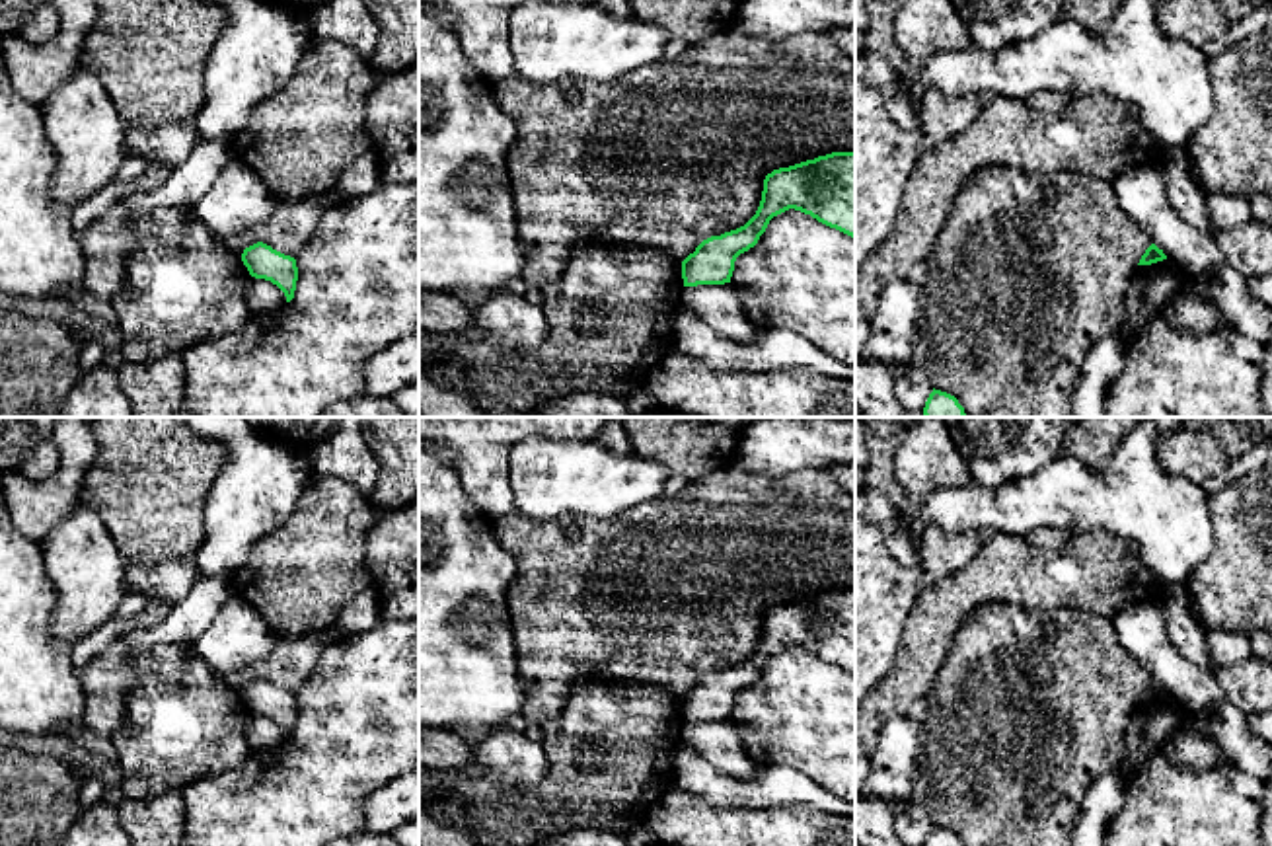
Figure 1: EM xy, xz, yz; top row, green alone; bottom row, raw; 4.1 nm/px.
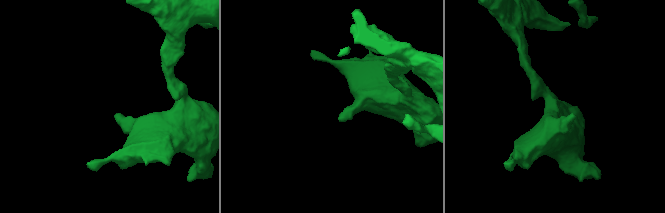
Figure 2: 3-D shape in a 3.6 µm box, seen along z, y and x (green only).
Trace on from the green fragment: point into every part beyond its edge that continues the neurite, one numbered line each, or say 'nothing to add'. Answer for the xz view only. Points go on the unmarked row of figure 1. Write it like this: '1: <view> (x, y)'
nothing to add

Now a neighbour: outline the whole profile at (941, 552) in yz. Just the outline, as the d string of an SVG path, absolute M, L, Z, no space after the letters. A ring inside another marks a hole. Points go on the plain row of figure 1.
M923 522L917 528L917 544L917 565L925 571L927 583L937 583L974 559L984 536L976 530L951 532L933 522Z

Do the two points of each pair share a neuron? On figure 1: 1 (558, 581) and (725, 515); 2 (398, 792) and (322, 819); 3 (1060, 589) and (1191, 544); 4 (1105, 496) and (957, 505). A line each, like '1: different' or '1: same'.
1: same
2: different
3: different
4: same

